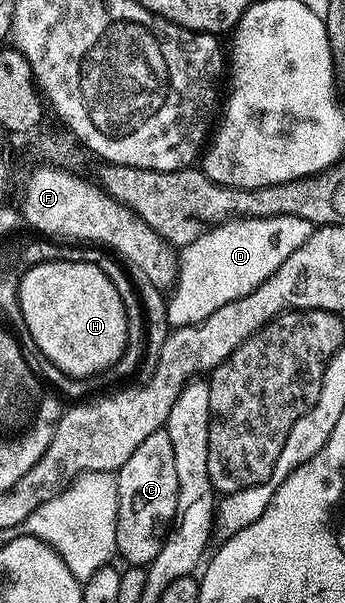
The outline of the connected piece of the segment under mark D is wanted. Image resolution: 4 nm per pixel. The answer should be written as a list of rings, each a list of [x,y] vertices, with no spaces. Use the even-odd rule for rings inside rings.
[[[283,218],[280,220],[230,220],[226,224],[217,224],[214,228],[207,228],[206,233],[200,238],[196,238],[192,243],[185,245],[181,249],[178,257],[178,278],[174,282],[174,287],[169,293],[170,301],[166,304],[166,320],[170,326],[181,326],[183,324],[199,324],[204,318],[208,318],[208,314],[212,314],[216,310],[220,310],[220,306],[228,306],[228,302],[236,302],[240,298],[244,298],[252,290],[256,290],[256,286],[264,283],[290,255],[298,249],[310,236],[312,226],[307,220],[296,220],[293,218]]]

